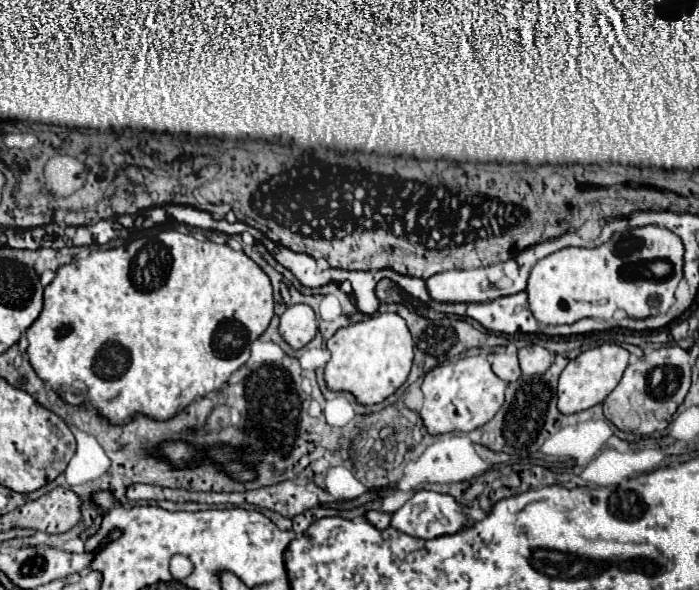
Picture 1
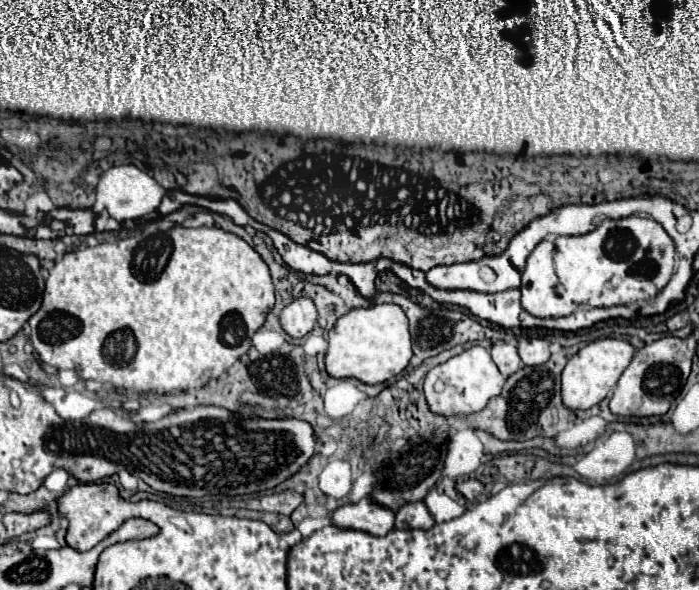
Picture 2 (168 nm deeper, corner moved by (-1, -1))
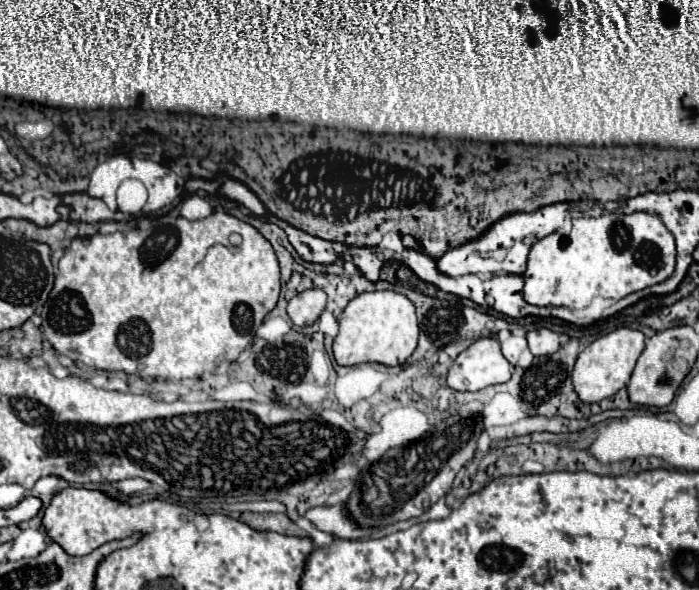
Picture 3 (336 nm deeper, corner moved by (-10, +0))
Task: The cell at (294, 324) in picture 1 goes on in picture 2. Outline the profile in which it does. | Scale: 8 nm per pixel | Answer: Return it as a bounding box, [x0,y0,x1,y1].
[281,298,317,338]

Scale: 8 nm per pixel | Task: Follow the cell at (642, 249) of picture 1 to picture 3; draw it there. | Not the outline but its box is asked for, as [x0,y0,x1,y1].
[522,213,676,307]

